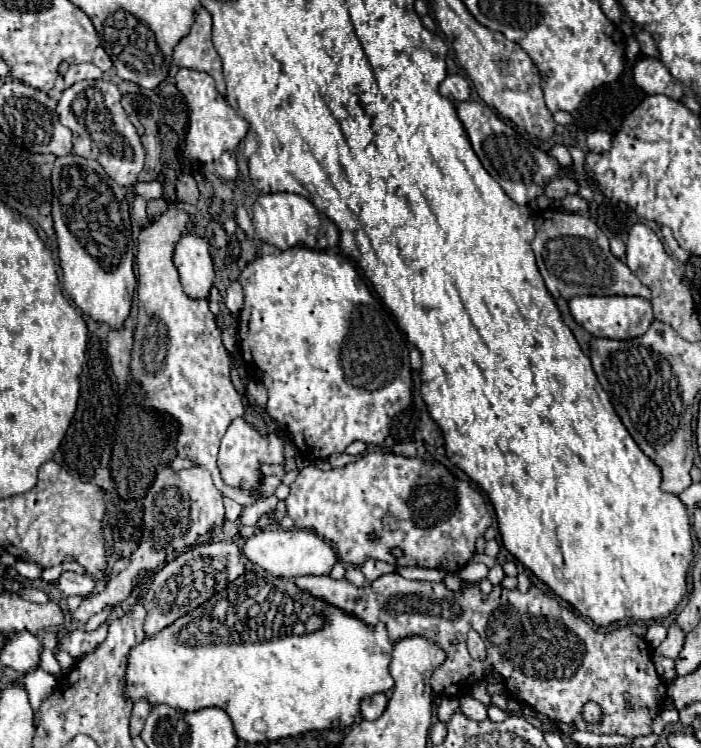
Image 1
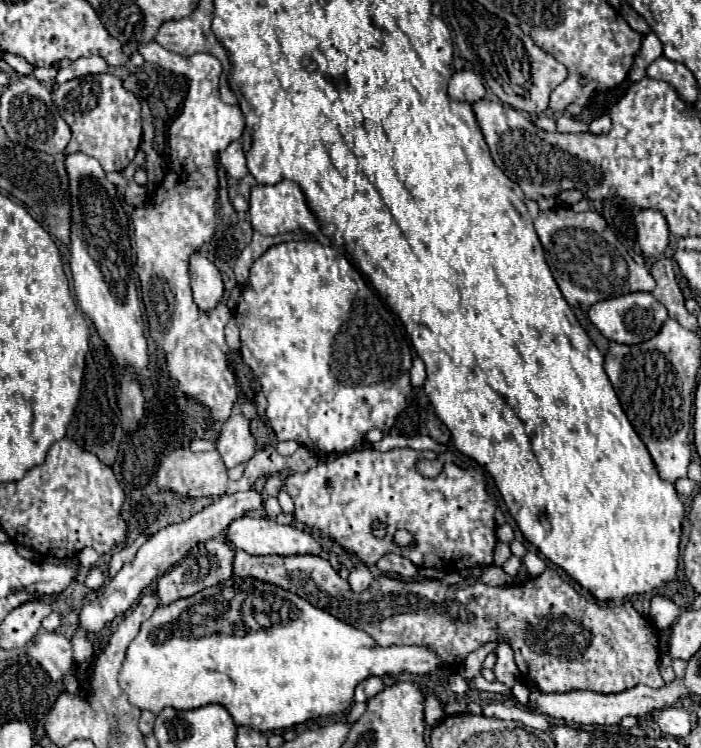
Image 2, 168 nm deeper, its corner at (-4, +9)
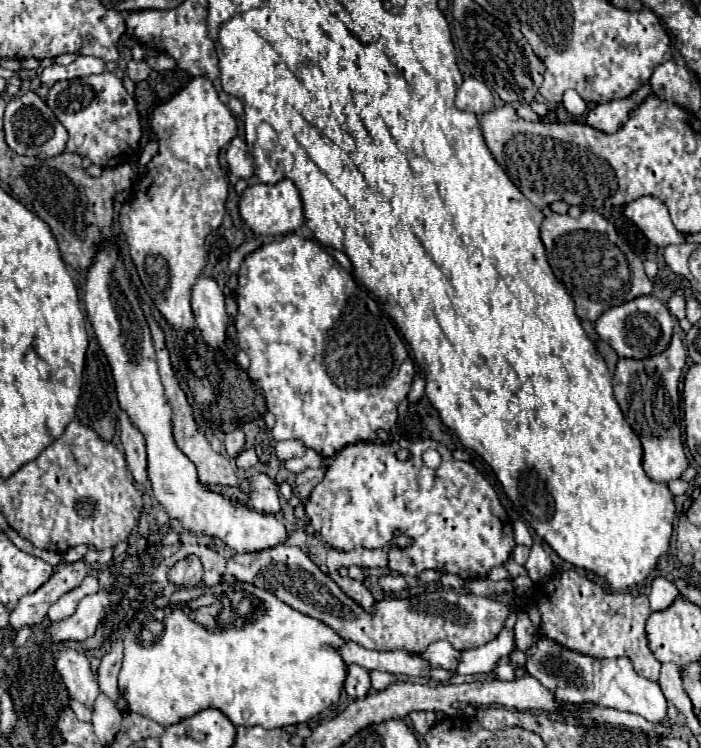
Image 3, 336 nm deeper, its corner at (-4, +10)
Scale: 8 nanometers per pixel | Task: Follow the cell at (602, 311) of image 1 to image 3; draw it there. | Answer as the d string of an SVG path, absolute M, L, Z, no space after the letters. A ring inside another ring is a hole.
M641 296L635 298L633 302L611 308L605 314L601 314L601 318L595 322L597 334L617 352L619 358L635 358L635 360L649 358L667 350L673 336L673 326L675 322L673 316L669 314L669 308L655 296Z

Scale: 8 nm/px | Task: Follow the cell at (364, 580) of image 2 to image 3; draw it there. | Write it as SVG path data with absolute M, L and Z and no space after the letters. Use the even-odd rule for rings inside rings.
M337 578L335 582L337 582L339 588L341 588L351 600L355 600L363 610L367 610L369 614L375 612L375 600L373 600L373 596L371 596L371 592L367 590L365 584L361 584L361 582L353 580L353 578Z

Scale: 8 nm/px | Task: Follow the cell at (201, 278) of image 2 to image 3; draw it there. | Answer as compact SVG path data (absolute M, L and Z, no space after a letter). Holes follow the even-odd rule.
M201 276L193 286L193 316L205 344L213 350L225 346L229 316L225 312L225 296L213 278Z

